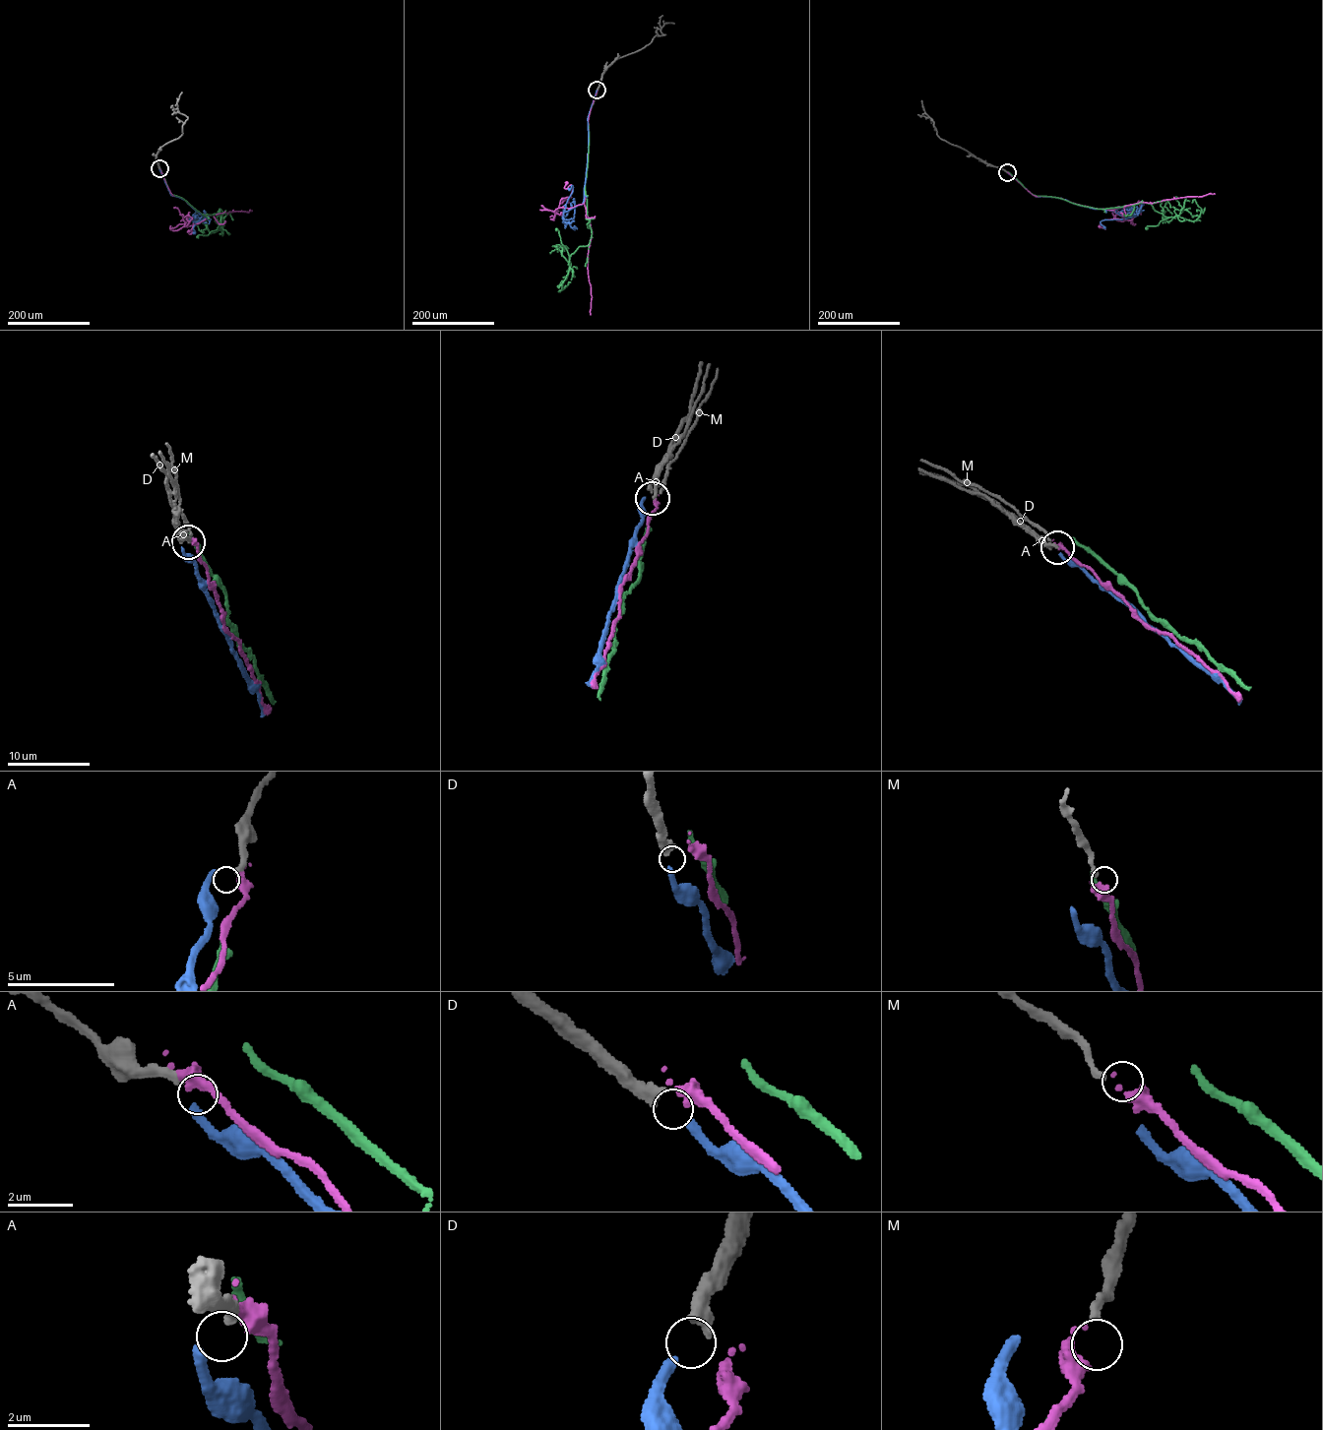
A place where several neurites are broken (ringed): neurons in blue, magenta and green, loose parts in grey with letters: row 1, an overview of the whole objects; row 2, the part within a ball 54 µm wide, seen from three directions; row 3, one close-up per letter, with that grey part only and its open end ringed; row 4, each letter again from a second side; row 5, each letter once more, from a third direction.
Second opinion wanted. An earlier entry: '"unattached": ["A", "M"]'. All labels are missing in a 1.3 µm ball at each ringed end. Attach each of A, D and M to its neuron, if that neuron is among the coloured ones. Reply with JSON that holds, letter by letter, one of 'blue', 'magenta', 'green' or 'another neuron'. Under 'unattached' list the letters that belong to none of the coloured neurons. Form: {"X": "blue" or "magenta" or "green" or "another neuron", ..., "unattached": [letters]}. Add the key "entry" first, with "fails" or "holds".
{"entry": "holds", "A": "another neuron", "D": "blue", "M": "another neuron", "unattached": ["A", "M"]}

